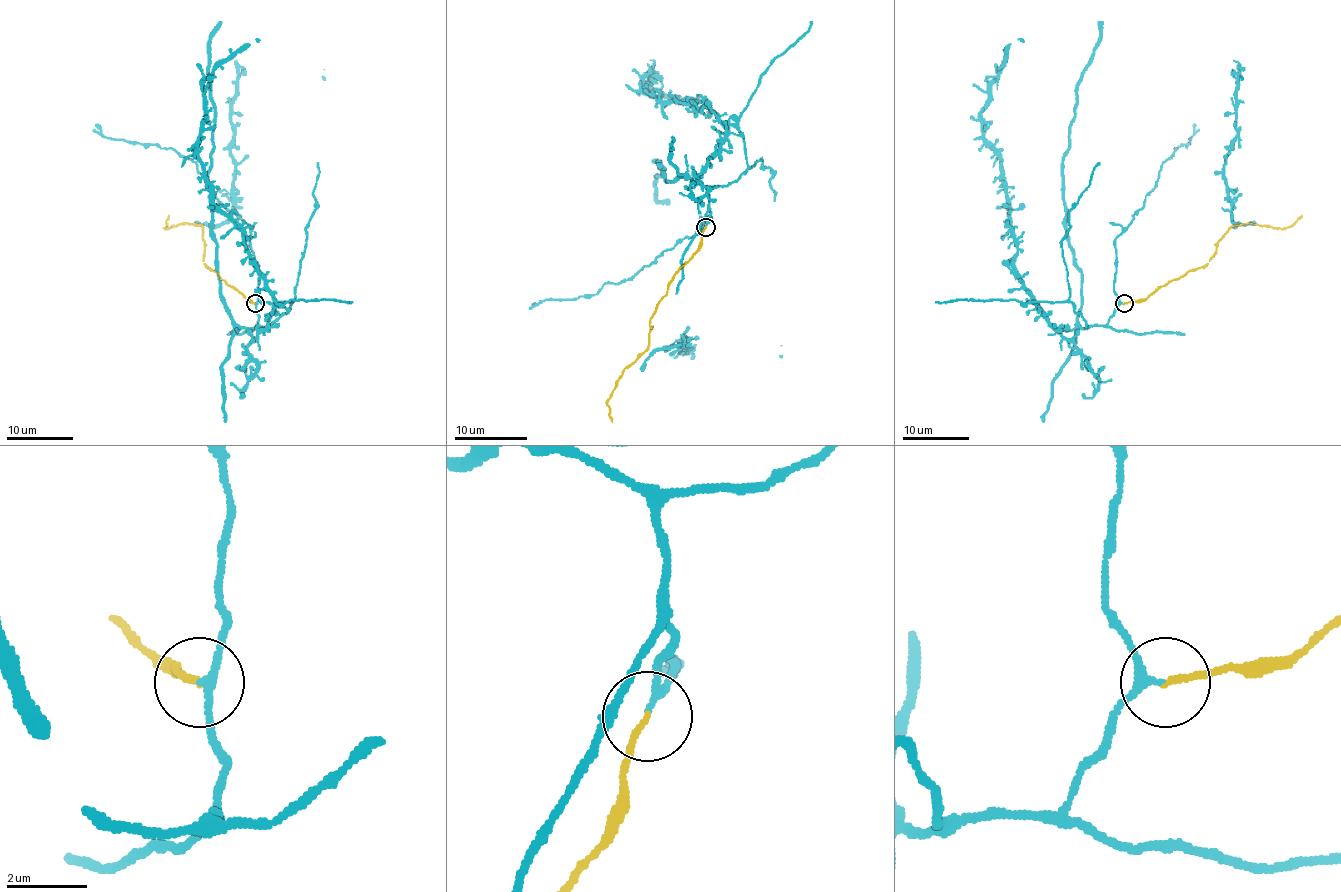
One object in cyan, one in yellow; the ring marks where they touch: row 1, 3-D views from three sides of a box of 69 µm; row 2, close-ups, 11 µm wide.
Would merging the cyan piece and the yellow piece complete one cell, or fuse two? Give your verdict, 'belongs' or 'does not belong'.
belongs

